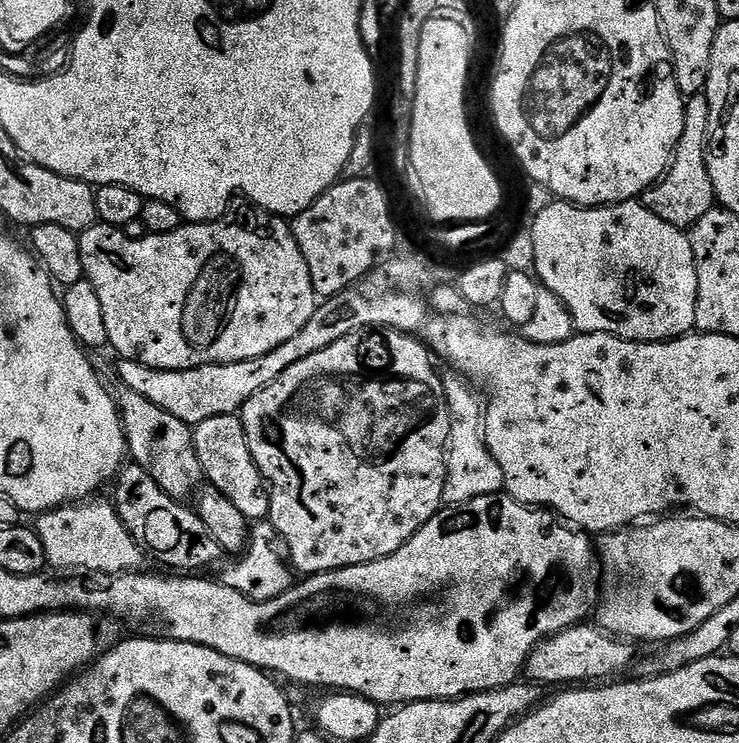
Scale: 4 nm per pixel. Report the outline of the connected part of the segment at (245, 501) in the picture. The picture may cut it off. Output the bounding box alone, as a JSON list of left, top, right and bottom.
[192,415,270,522]

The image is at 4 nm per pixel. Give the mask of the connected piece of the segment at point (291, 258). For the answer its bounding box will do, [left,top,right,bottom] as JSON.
[79,206,318,370]

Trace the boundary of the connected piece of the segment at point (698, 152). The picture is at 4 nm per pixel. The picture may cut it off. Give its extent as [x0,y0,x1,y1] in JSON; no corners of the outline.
[642,95,717,230]

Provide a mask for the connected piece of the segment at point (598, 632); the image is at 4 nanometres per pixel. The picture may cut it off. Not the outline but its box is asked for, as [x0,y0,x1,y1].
[523,622,638,686]

